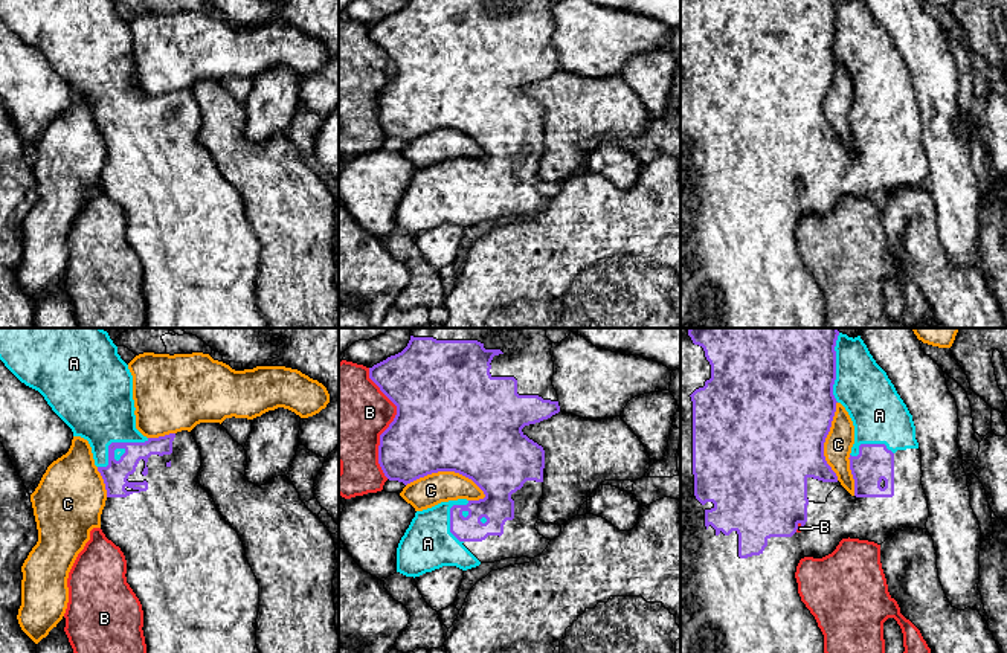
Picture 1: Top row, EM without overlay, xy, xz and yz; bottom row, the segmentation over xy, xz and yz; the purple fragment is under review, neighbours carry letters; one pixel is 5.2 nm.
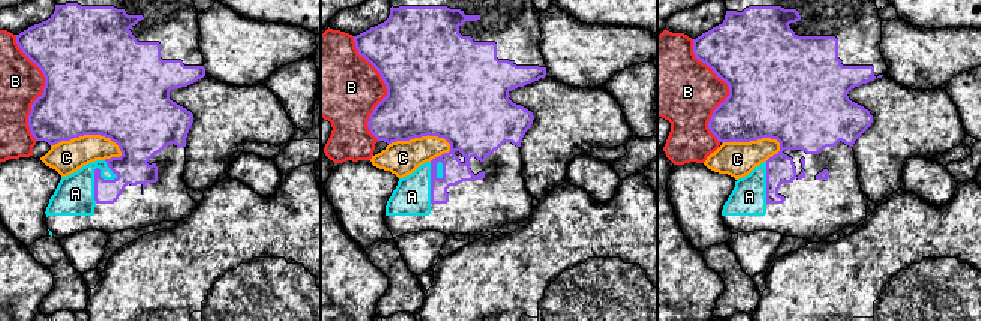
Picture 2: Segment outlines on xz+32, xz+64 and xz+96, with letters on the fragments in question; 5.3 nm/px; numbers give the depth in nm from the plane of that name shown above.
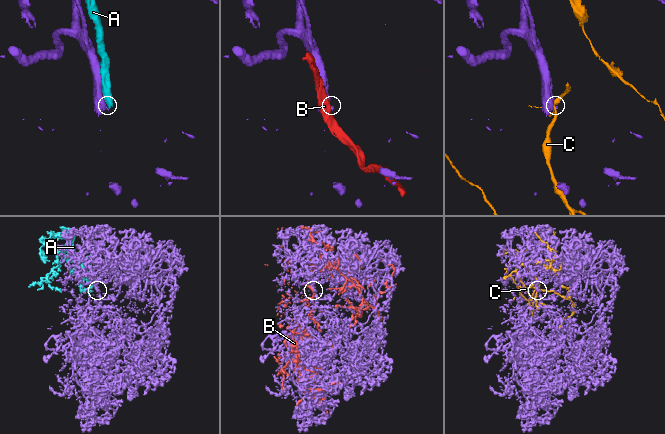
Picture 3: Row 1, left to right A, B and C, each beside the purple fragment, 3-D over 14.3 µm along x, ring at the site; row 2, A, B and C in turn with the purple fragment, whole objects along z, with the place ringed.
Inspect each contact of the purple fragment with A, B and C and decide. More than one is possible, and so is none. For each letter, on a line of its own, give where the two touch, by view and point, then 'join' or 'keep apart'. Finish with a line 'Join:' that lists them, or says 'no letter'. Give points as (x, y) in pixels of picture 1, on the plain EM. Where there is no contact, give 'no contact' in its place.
A: contact xy (115, 101); join
B: contact xz (391, 81); keep apart
C: contact xz (447, 128); keep apart
Join: A

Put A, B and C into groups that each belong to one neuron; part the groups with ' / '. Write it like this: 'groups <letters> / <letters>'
groups A / B / C

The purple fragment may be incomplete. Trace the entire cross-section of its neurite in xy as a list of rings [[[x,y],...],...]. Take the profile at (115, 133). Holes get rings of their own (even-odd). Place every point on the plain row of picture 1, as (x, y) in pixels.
[[[0,0],[0,18],[21,41],[44,55],[52,69],[72,87],[73,95],[87,98],[92,105],[95,124],[107,148],[107,159],[101,172],[101,188],[124,211],[127,218],[127,241],[139,256],[143,269],[145,328],[269,328],[256,304],[259,243],[246,217],[246,207],[238,191],[223,177],[214,157],[198,140],[201,125],[200,107],[188,88],[146,96],[136,87],[133,34],[128,23],[117,12],[117,5],[113,0]]]

